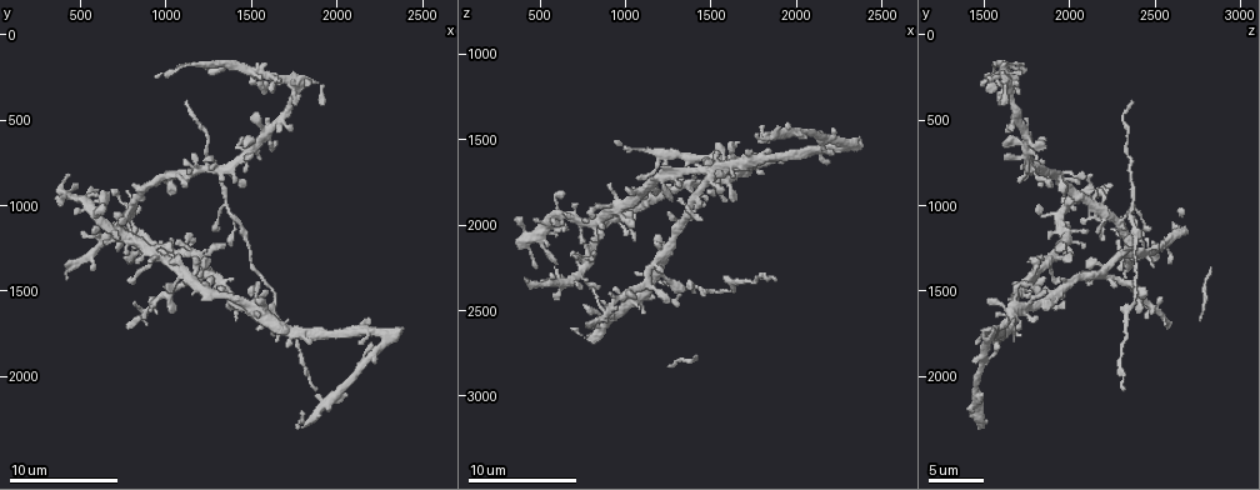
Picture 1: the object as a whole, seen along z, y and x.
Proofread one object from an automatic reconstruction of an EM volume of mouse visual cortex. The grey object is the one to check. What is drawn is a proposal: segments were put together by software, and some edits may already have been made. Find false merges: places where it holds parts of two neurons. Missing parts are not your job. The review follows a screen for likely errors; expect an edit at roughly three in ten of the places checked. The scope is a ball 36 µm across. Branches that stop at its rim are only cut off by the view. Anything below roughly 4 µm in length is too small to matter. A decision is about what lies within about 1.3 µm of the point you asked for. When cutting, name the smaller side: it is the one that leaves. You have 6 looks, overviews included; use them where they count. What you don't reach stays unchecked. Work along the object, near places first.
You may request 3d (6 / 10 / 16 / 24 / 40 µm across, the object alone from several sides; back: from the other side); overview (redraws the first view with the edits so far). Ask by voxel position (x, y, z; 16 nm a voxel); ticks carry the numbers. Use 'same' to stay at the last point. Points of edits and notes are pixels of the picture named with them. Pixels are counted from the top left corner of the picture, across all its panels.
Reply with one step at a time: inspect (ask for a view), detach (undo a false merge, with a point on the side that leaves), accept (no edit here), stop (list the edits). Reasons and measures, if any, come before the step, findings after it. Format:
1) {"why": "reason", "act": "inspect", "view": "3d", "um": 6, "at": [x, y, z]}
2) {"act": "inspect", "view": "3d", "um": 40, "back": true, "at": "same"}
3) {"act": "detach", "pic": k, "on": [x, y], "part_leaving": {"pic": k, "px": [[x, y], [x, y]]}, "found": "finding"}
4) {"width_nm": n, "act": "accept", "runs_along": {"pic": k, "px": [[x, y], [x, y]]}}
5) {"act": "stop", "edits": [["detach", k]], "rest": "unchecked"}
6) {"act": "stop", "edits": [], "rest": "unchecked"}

{"why": "arms run side by side", "act": "inspect", "view": "3d", "um": 6, "at": [740, 1140, 2000]}

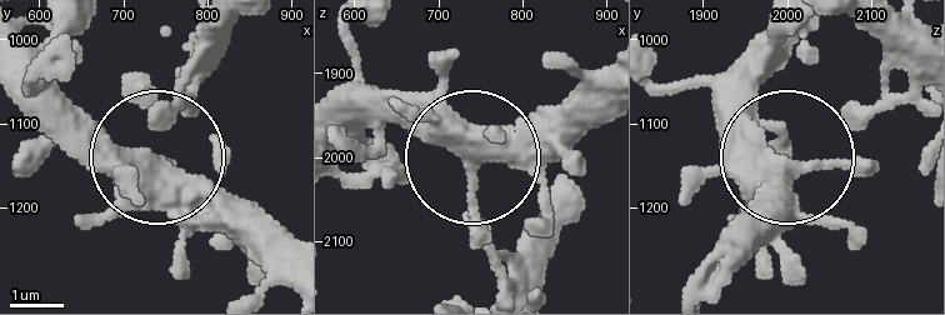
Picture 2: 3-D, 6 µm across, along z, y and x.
{"act": "accept", "found": "all the same neuron"}

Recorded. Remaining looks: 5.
{"act": "inspect", "view": "3d", "um": 10, "at": [1420, 1120, 2360]}

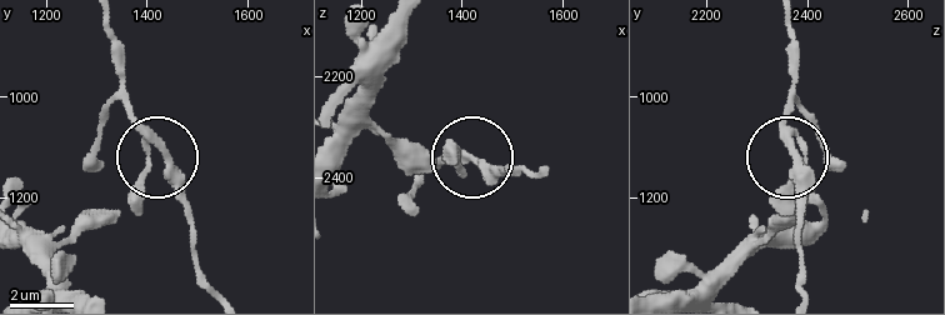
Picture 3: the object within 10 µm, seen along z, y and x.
{"why": "closer look", "act": "inspect", "view": "3d", "um": 6, "at": [1430, 1110, 2375]}

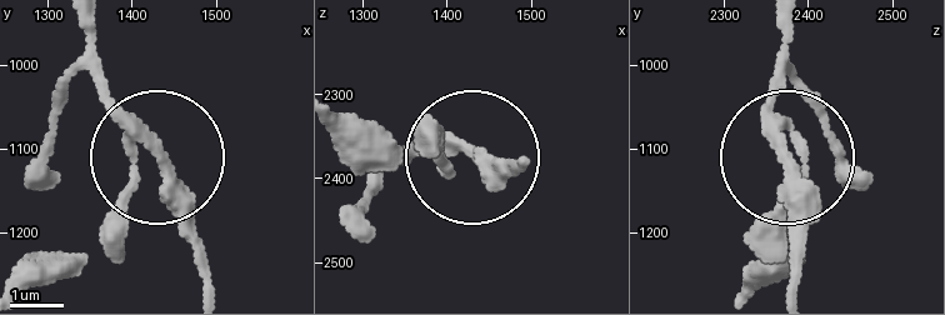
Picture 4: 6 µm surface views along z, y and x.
{"arms": 3, "act": "accept", "found": "all the same neuron"}

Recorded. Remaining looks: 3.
{"why": "arms part here", "act": "inspect", "view": "3d", "um": 10, "at": [1120, 1460, 2340]}

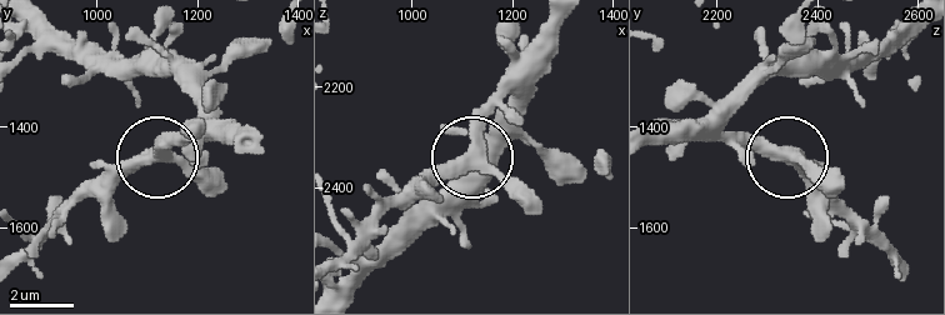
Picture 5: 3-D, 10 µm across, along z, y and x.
{"why": "closer look", "act": "inspect", "view": "3d", "um": 6, "at": [1115, 1455, 2350]}

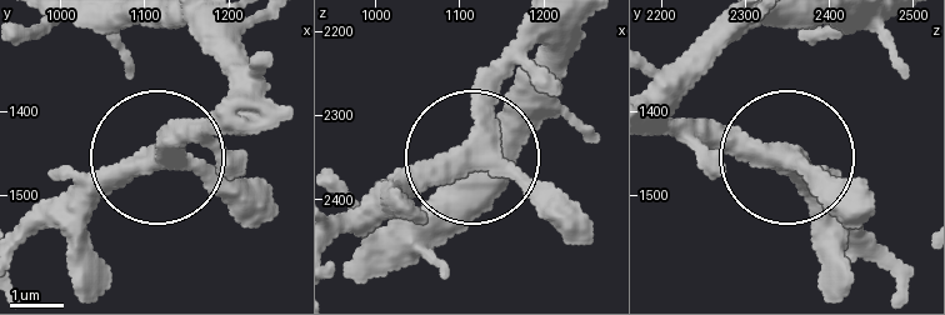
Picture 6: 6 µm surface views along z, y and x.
{"arms": 3, "act": "accept", "runs_along": {"pic": 6, "px": [[533, 31], [484, 139], [421, 161], [345, 228]]}, "found": "all the same neuron"}

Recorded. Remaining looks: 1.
{"act": "stop", "edits": [], "rest": "unchecked"}

